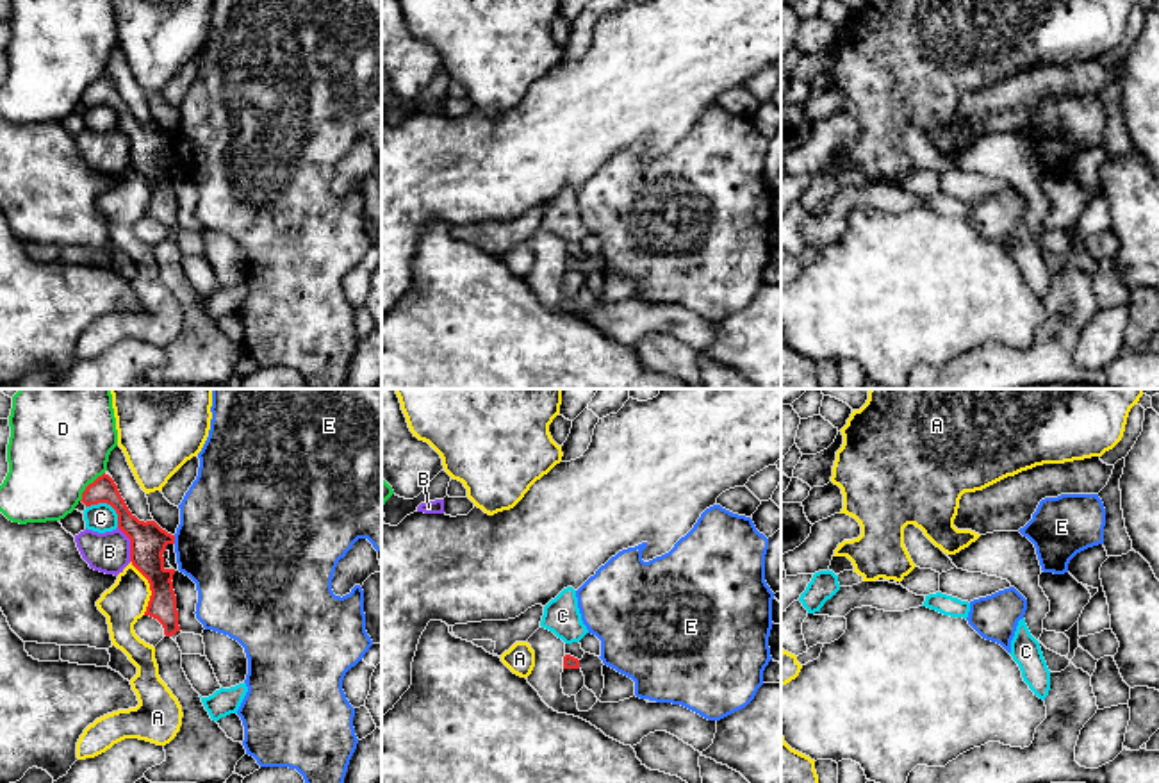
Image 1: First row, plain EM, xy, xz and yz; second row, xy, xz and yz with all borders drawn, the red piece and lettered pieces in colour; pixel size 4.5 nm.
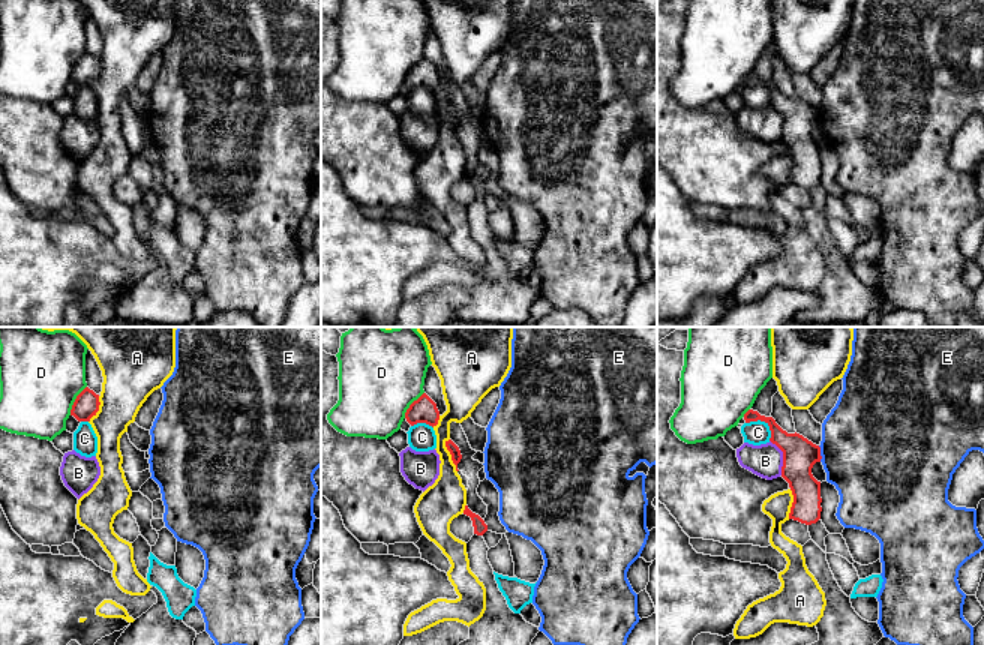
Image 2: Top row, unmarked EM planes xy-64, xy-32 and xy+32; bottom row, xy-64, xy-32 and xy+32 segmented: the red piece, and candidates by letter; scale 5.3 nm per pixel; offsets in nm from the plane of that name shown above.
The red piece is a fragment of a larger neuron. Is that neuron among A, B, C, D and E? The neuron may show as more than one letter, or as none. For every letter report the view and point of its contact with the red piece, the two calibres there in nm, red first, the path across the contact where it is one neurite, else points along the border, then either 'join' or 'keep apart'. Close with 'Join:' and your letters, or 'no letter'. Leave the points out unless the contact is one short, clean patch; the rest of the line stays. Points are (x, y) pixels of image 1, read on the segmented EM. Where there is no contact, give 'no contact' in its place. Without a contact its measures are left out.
A: meets red in xy at (150, 587); 170 nm thick on the red side, 190 nm on the other; keep apart
B: meets red in xy at (131, 544); 170 nm thick on the red side, 180 nm on the other; border along xy (118, 527), (129, 539), (131, 560); keep apart
C: meets red in xy at (109, 503); 170 nm thick on the red side, 130 nm on the other; border along xy (86, 505), (107, 503), (116, 514), (118, 527); keep apart
D: meets red in xy at (88, 486); 120 nm thick on the red side, 460 nm on the other; keep apart
E: meets red in xy at (173, 539); 170 nm thick on the red side, 480 nm on the other; keep apart
Join: no letter

